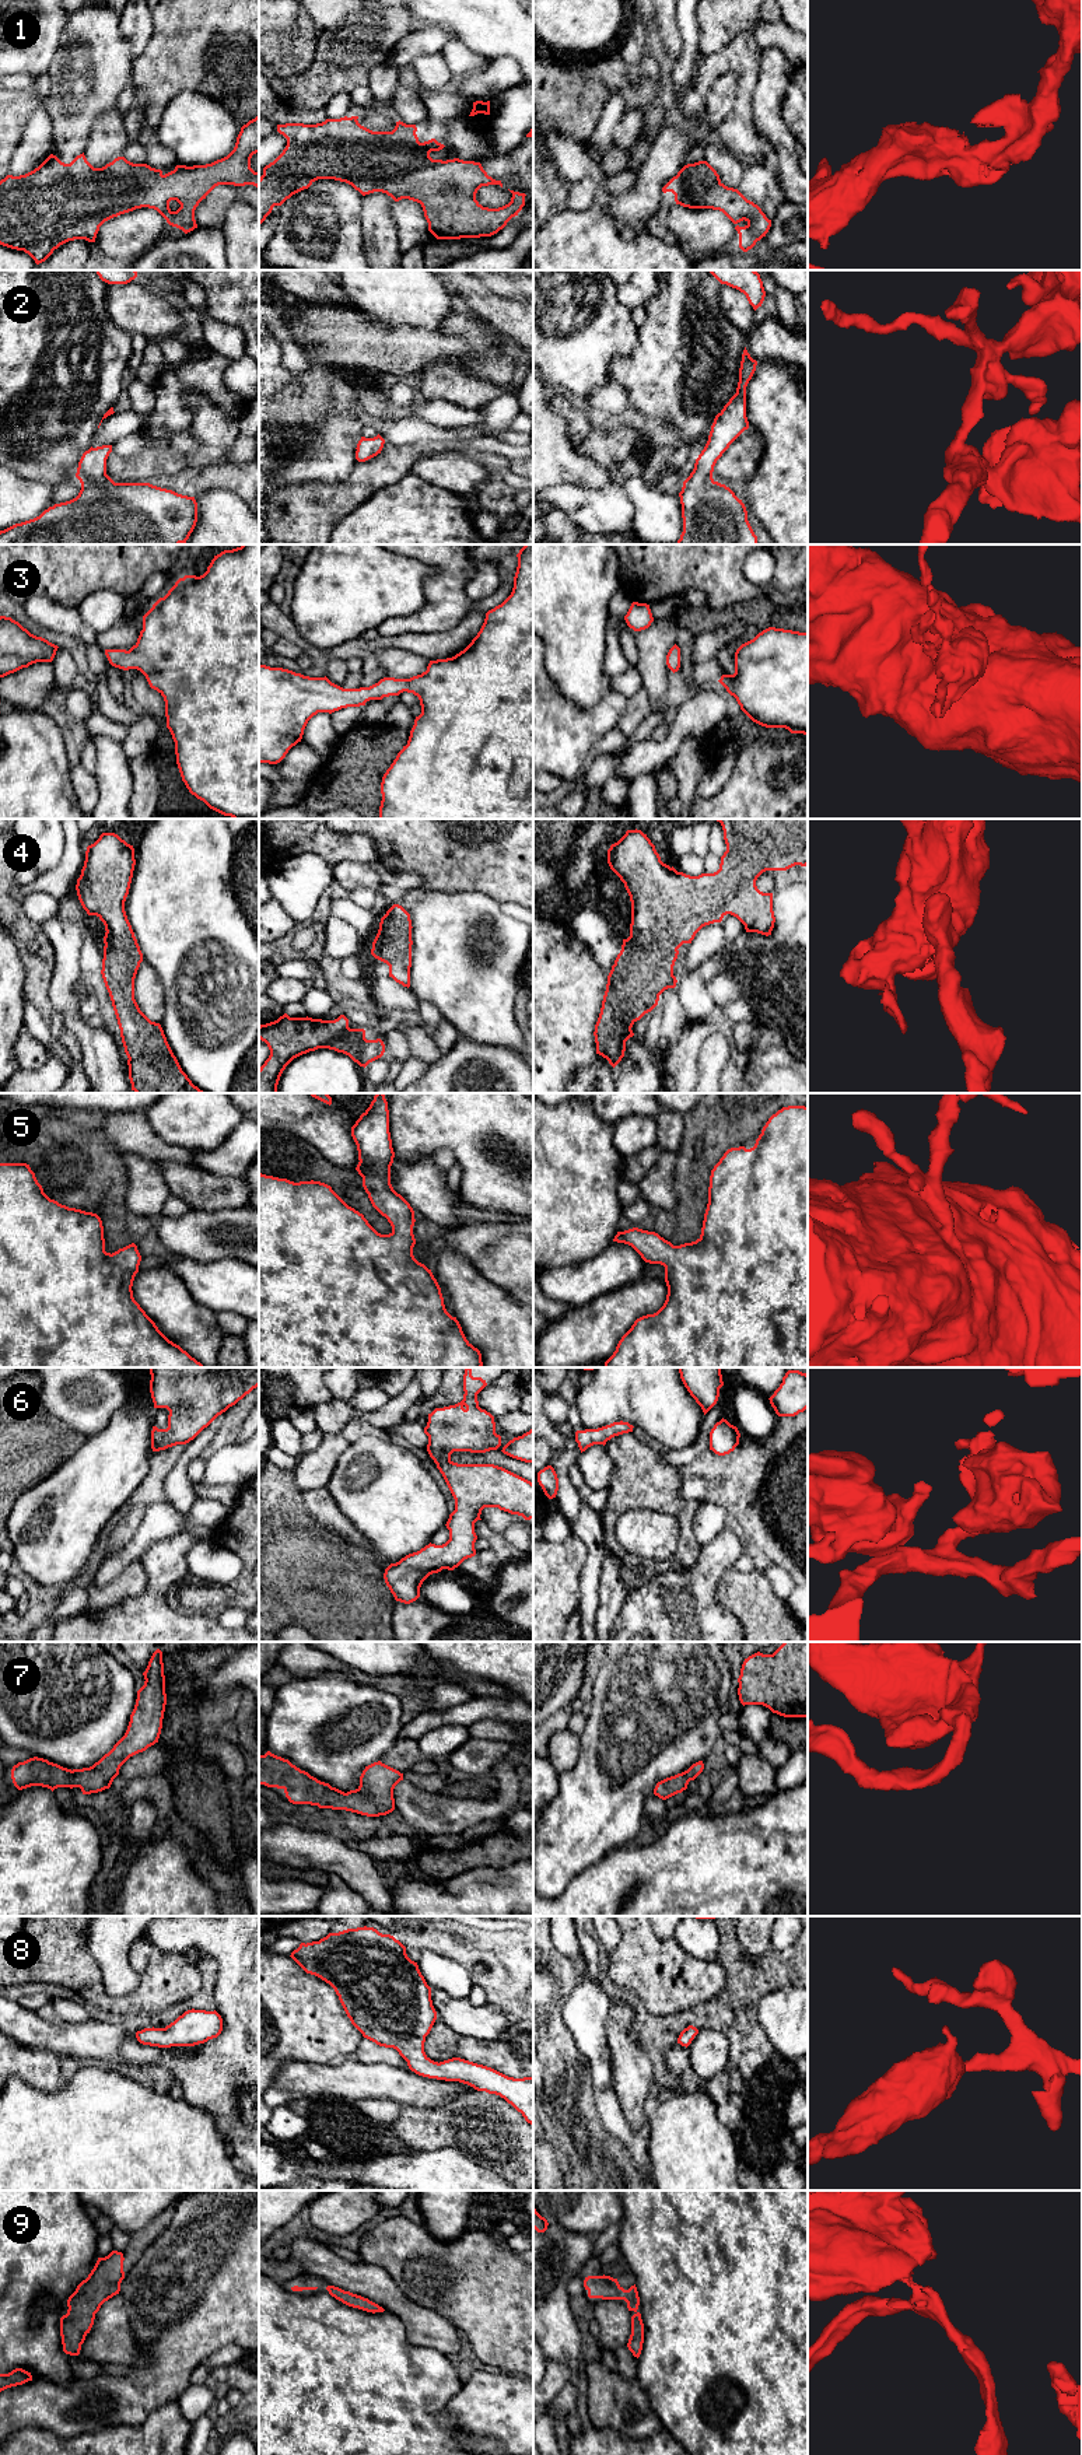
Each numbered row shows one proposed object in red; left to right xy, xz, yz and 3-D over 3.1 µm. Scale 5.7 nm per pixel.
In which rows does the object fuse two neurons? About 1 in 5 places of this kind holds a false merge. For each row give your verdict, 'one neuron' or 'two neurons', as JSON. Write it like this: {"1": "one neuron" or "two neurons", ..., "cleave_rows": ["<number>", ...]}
{"1": "one neuron", "2": "one neuron", "3": "one neuron", "4": "one neuron", "5": "one neuron", "6": "one neuron", "7": "one neuron", "8": "one neuron", "9": "one neuron", "cleave_rows": []}

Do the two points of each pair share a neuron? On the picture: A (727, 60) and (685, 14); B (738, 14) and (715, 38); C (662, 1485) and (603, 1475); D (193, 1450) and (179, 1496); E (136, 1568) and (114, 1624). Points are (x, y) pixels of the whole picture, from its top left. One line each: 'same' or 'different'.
A: different
B: same
C: different
D: same
E: different

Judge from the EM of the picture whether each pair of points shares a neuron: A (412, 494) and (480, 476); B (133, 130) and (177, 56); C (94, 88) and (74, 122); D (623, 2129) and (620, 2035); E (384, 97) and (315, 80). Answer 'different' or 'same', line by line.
A: different
B: different
C: same
D: different
E: different

